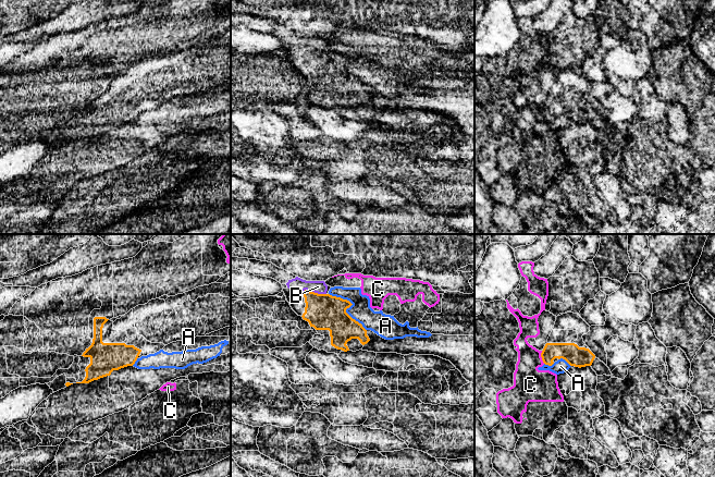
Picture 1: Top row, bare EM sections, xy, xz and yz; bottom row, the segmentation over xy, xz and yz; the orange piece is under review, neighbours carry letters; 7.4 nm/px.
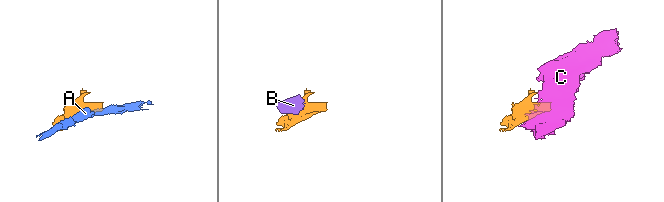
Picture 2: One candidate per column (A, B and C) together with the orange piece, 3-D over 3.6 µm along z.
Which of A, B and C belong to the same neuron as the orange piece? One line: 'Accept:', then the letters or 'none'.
Accept: none

